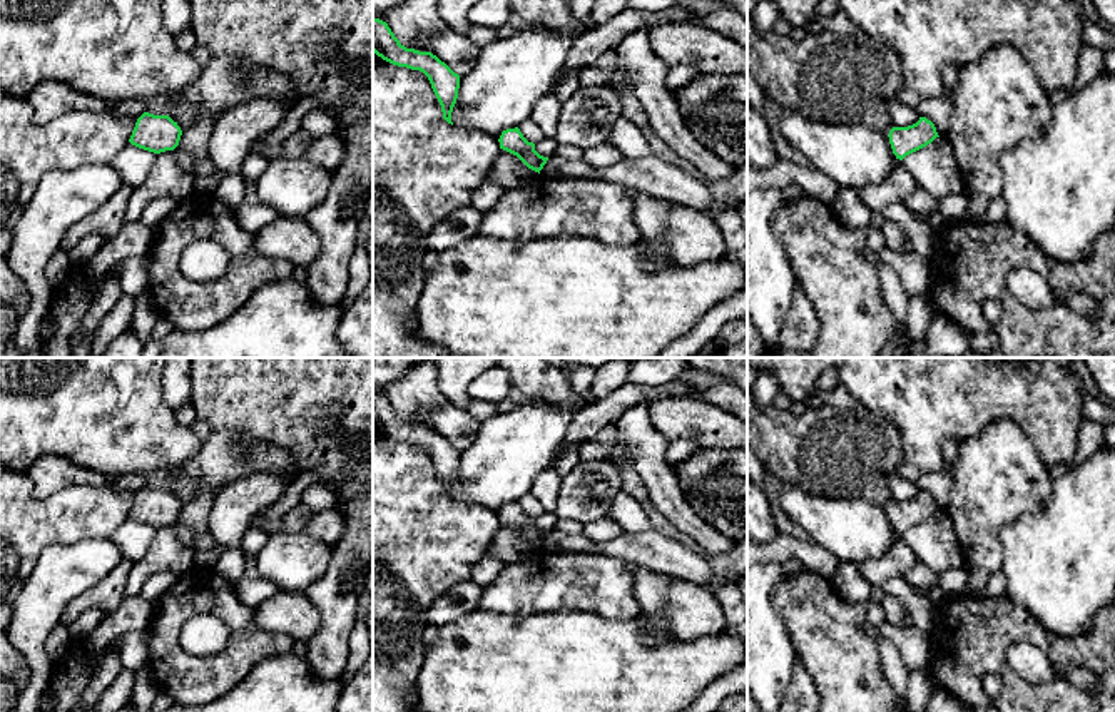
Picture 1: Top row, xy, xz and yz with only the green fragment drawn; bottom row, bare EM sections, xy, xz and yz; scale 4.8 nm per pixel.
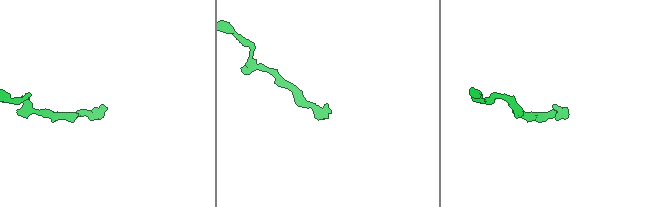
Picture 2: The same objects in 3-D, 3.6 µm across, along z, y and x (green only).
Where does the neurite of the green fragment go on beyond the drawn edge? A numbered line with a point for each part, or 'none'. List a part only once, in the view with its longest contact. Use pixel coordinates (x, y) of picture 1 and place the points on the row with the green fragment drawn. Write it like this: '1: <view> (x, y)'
none

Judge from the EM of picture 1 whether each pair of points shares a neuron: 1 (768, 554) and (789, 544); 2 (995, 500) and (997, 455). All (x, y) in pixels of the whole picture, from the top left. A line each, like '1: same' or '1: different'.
1: same
2: same

